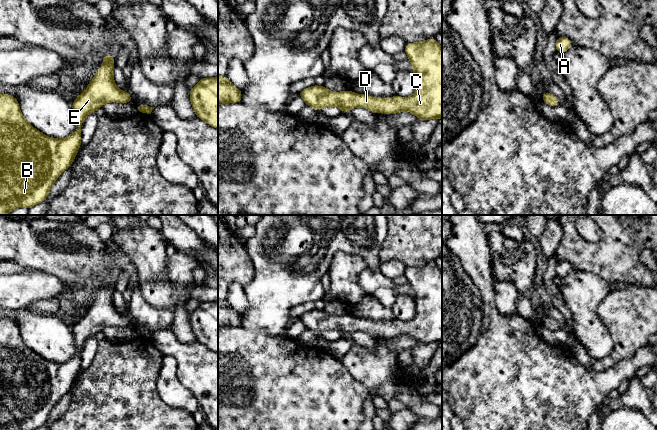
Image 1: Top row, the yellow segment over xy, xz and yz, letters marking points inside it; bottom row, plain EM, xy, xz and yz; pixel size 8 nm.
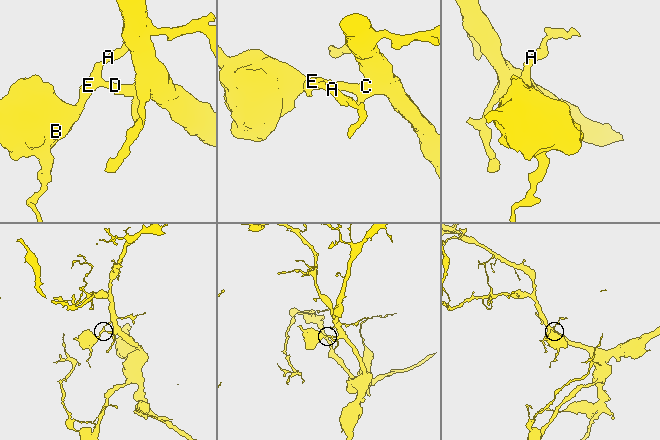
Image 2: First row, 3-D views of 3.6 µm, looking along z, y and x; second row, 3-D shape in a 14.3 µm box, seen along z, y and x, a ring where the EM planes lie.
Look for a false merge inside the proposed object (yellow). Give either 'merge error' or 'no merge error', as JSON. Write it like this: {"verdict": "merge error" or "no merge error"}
{"verdict": "no merge error"}

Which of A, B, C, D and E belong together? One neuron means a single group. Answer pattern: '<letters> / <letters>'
A B C D E

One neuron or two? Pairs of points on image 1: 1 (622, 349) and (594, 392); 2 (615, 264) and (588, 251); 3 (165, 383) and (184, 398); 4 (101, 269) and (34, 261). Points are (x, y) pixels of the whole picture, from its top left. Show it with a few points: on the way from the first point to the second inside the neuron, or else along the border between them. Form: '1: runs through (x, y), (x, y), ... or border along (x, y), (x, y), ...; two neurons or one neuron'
1: border along (631, 357), (621, 360), (604, 370), (594, 372); two neurons
2: runs through (608, 258), (595, 258); one neuron
3: runs through (170, 388), (179, 397); one neuron
4: runs through (84, 261), (51, 261); one neuron

